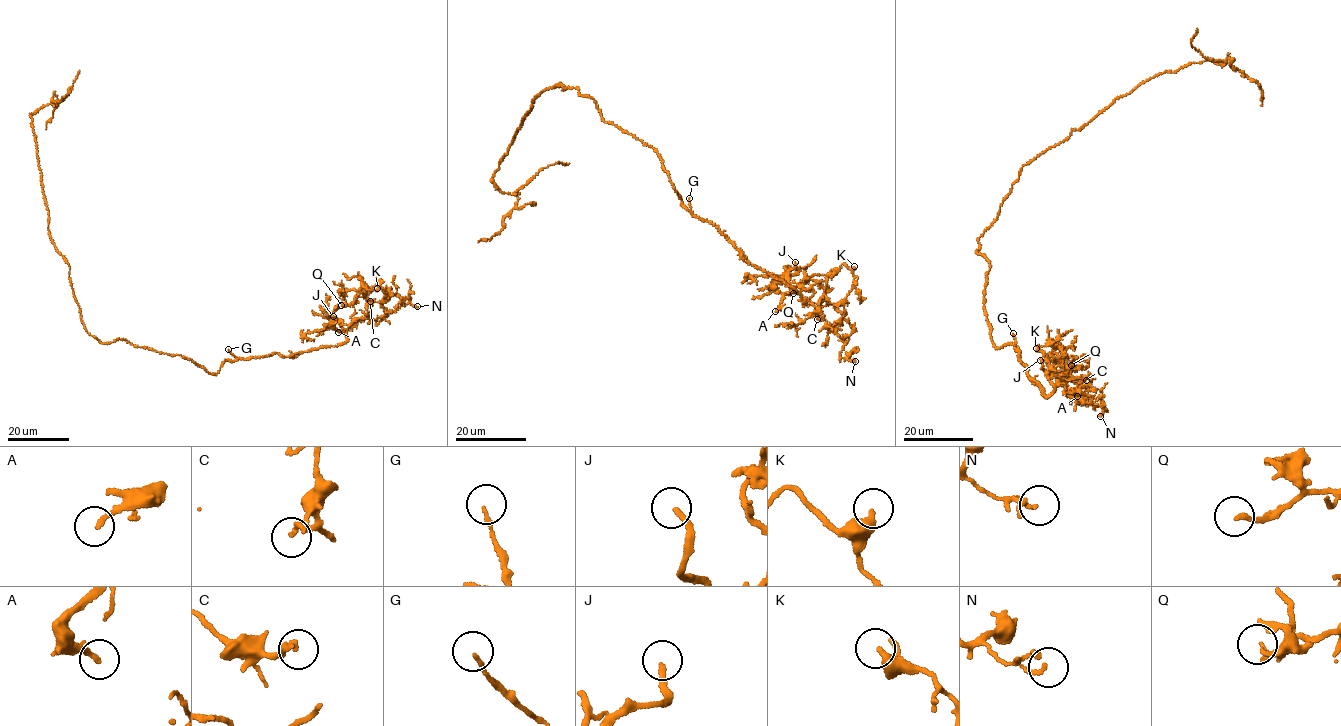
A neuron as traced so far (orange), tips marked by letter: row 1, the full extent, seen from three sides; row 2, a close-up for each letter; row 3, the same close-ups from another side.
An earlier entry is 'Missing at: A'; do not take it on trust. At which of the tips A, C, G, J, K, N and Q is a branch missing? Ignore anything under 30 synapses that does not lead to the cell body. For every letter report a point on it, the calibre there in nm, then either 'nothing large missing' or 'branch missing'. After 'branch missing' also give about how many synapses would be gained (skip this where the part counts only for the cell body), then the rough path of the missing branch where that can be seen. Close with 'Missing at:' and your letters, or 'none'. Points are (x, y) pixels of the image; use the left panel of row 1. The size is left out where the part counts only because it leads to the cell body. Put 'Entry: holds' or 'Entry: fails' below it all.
A: (338, 332) | 200 nm | nothing large missing
C: (370, 301) | 190 nm | nothing large missing
G: (228, 349) | 120 nm | nothing large missing
J: (333, 316) | 200 nm | branch missing | 40 syn | (333, 316), (312, 313), (308, 299)
K: (377, 288) | 400 nm | nothing large missing
N: (417, 306) | 130 nm | nothing large missing
Q: (341, 305) | 190 nm | nothing large missing
Missing at: J
Entry: fails

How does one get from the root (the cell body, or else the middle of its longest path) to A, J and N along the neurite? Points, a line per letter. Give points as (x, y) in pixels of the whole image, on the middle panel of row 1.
A: (594, 101), (604, 121), (656, 149), (683, 206), (713, 223), (752, 265), (796, 291), (781, 297), (775, 311)
J: (594, 101), (604, 121), (656, 149), (683, 206), (713, 223), (752, 265), (793, 291), (788, 272), (795, 262)
N: (594, 101), (604, 121), (656, 149), (683, 206), (848, 338), (840, 356), (855, 361)

